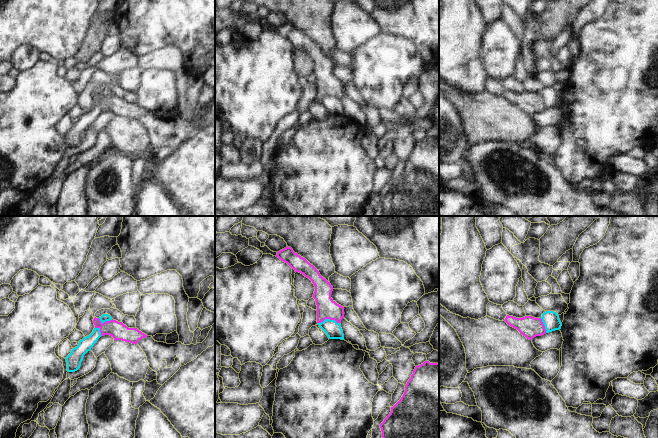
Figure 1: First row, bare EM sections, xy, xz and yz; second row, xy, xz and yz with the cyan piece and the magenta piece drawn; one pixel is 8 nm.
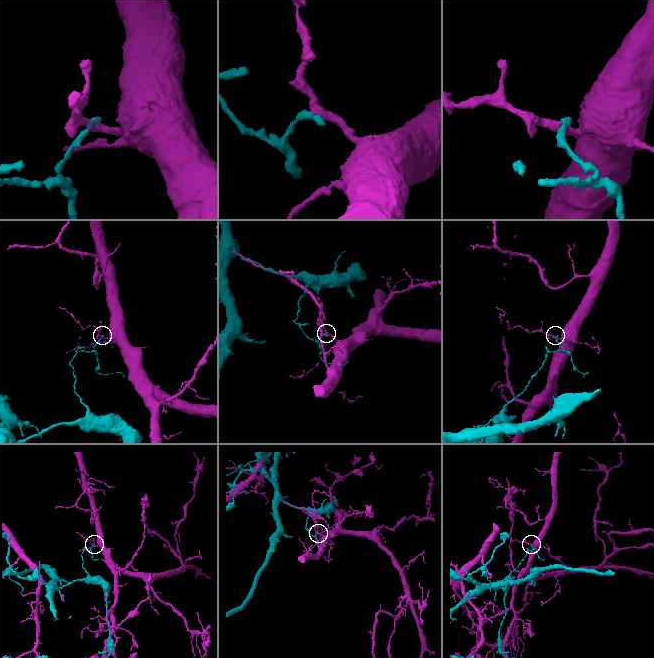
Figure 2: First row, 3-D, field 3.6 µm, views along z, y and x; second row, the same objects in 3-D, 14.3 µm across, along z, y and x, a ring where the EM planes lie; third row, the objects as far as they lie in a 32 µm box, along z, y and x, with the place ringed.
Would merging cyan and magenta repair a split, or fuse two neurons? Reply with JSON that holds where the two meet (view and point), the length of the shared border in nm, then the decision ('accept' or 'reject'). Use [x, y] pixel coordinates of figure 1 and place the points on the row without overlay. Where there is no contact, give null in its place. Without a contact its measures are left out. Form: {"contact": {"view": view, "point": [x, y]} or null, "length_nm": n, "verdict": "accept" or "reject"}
{"contact": {"view": "xz", "point": [328, 95]}, "length_nm": 180, "verdict": "reject"}

